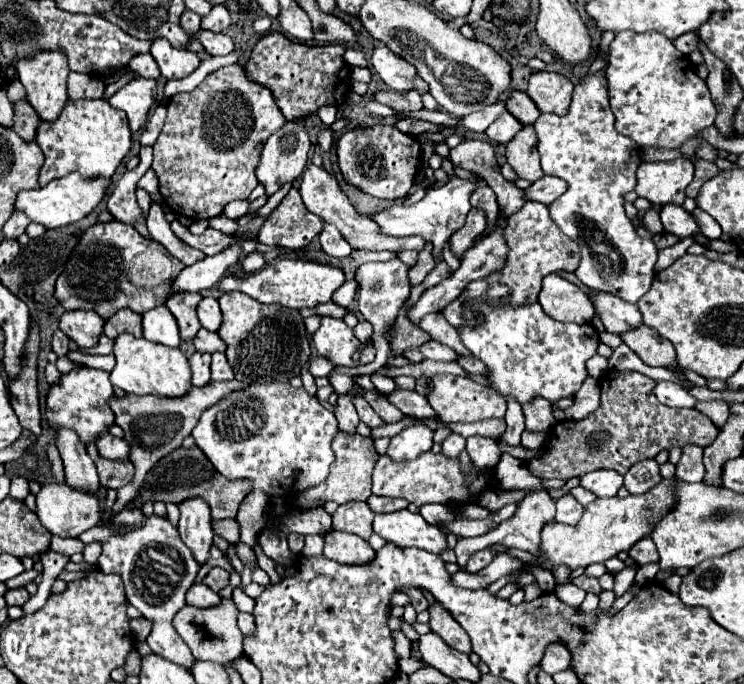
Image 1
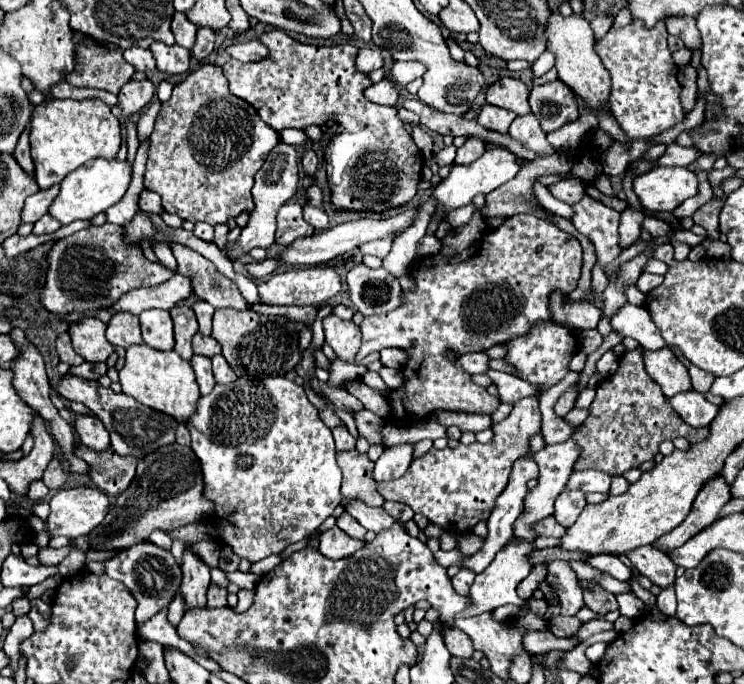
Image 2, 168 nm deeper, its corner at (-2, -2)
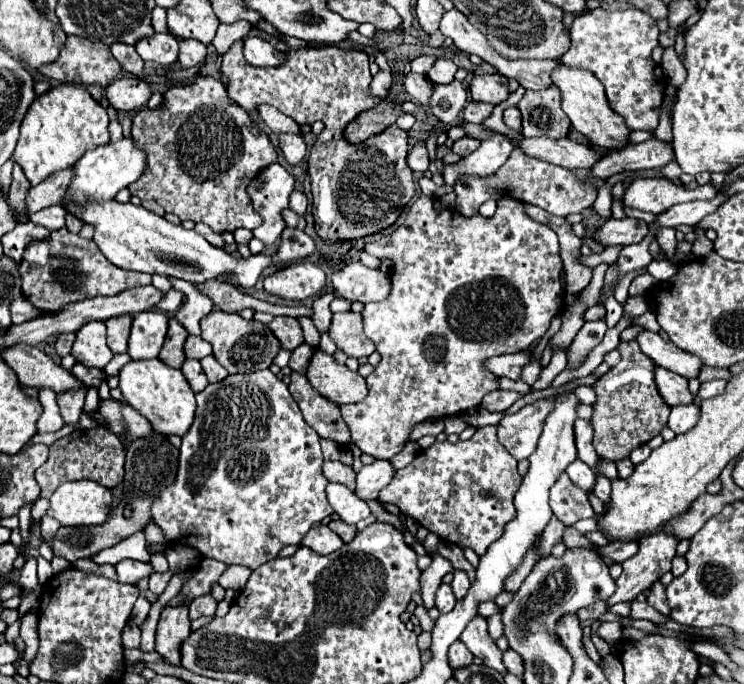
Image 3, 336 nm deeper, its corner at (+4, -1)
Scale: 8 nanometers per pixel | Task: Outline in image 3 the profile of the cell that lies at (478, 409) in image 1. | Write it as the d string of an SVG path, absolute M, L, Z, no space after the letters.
M419 195L409 211L405 221L391 233L391 235L377 235L375 239L365 243L365 251L371 255L377 255L379 259L387 257L391 259L393 265L393 289L389 293L389 297L381 303L369 303L365 305L361 317L363 317L363 327L365 327L365 335L375 343L377 351L381 353L381 363L375 367L375 371L367 377L367 389L369 395L365 397L365 401L355 403L355 405L341 405L341 415L343 421L347 423L347 427L351 429L351 439L357 443L357 447L363 453L369 453L375 459L391 459L393 455L397 455L403 445L409 439L409 433L413 429L415 423L425 421L425 419L443 419L449 415L459 415L467 409L479 407L481 399L497 389L497 379L493 373L483 369L483 359L493 357L493 355L503 355L503 353L515 353L521 351L525 347L529 347L531 343L539 341L549 325L551 319L563 309L565 303L565 289L563 289L563 281L561 281L561 257L559 257L559 237L553 229L549 229L547 225L535 223L531 217L525 215L525 211L521 209L519 201L515 199L499 199L497 201L497 213L493 217L481 217L481 215L473 215L469 219L465 219L463 215L459 215L455 209L443 209L441 213L437 213L433 209L433 201L427 195Z

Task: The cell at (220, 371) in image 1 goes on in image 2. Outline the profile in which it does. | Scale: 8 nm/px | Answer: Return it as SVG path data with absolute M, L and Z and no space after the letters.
M221 354L213 356L213 374L215 374L217 384L231 384L237 380L235 372L231 370L231 366L227 364L227 360Z

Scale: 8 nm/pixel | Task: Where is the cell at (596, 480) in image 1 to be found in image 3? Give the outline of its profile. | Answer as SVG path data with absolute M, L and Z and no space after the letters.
M575 459L575 461L569 465L567 475L569 475L569 479L571 479L577 487L581 487L583 491L591 491L593 485L595 485L595 473L593 473L591 467L585 465L581 459Z

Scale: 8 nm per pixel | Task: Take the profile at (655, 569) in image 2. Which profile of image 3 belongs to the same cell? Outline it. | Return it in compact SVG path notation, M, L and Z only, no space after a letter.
M655 581L655 585L649 589L647 603L657 609L663 615L669 615L669 605L665 605L665 585L661 581Z

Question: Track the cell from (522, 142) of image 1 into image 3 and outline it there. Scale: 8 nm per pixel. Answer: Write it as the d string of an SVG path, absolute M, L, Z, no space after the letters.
M509 107L509 109L505 109L505 113L503 113L503 121L505 121L505 125L507 125L509 129L513 129L513 131L521 131L521 111L519 111L517 107Z

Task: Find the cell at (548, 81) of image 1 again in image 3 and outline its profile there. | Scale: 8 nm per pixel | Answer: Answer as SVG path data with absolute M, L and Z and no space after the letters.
M555 85L541 91L525 91L519 101L525 137L565 137L571 121L561 109L561 93Z

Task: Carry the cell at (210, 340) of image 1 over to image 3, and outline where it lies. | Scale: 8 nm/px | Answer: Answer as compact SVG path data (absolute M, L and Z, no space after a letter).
M187 337L185 341L185 355L187 359L203 359L205 355L211 355L211 345L205 343L201 337Z

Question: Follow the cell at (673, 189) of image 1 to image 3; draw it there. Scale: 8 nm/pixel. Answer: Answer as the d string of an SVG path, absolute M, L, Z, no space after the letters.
M637 177L625 191L625 205L657 215L669 209L669 205L710 200L717 192L711 183L697 189L687 189L685 185L673 183L667 177Z

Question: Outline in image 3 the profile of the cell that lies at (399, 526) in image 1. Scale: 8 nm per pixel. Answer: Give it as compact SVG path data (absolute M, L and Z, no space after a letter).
M329 483L327 489L327 497L329 503L333 507L333 511L341 517L341 521L345 523L359 523L361 519L367 519L371 515L371 509L367 507L365 501L361 501L351 489L347 489L345 485L337 485L337 483Z

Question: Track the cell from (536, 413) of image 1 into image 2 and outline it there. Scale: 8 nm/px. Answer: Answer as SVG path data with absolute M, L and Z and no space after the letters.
M537 396L523 398L523 400L519 400L515 404L511 414L503 422L491 426L491 430L493 430L493 440L491 442L487 442L487 444L473 442L469 446L459 444L455 448L447 446L443 450L431 448L427 454L413 460L409 470L401 478L391 480L391 482L381 482L381 484L377 484L377 490L385 500L407 504L413 512L423 514L431 524L435 524L435 526L439 526L439 528L443 528L447 532L453 532L453 534L471 532L475 528L475 524L485 522L489 518L489 514L491 514L491 510L495 506L495 498L505 490L505 486L509 482L513 462L517 458L521 458L529 450L529 438L535 432L539 432L539 426L541 426L541 412L539 412Z

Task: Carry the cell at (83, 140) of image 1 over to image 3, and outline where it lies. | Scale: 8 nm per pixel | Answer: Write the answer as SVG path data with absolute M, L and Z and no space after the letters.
M57 85L47 93L37 97L23 123L13 161L19 163L25 171L25 177L31 185L39 185L51 173L71 167L85 151L95 149L97 145L109 143L109 115L107 111L91 97L85 87L77 85Z

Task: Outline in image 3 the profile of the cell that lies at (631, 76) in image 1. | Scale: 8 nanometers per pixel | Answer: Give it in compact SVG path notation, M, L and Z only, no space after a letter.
M599 7L573 23L571 47L561 57L561 63L593 71L605 87L609 105L625 119L629 131L655 131L661 119L661 103L667 85L663 69L651 59L651 51L659 45L657 39L657 21L645 11L631 7L611 13Z

